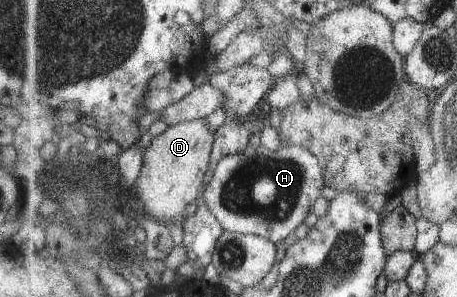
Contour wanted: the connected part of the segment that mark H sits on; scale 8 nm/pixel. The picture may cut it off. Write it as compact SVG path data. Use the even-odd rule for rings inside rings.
M262 145L247 146L240 153L222 157L214 169L211 181L204 191L204 203L210 213L221 221L222 227L228 231L256 234L273 242L280 241L294 232L308 213L312 213L318 199L322 198L322 189L327 186L325 171L320 160L309 149L302 146L283 146L271 152Z

